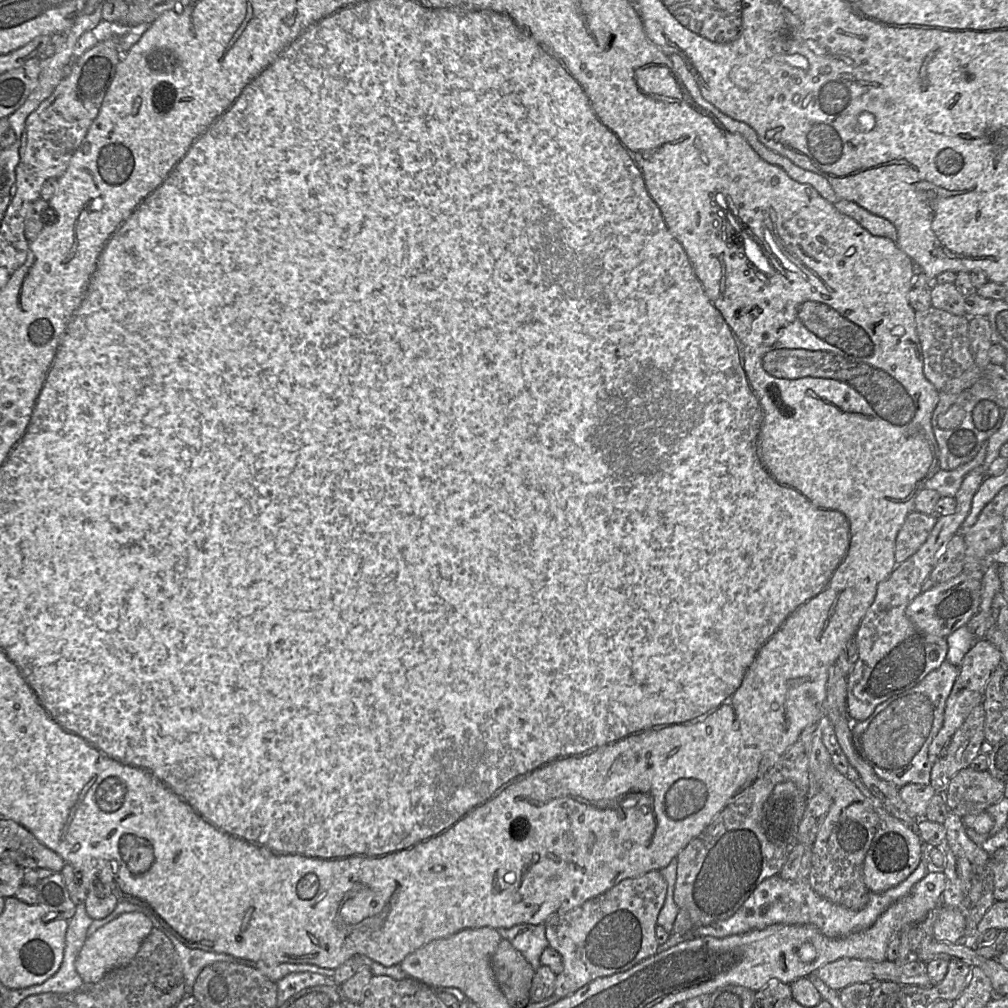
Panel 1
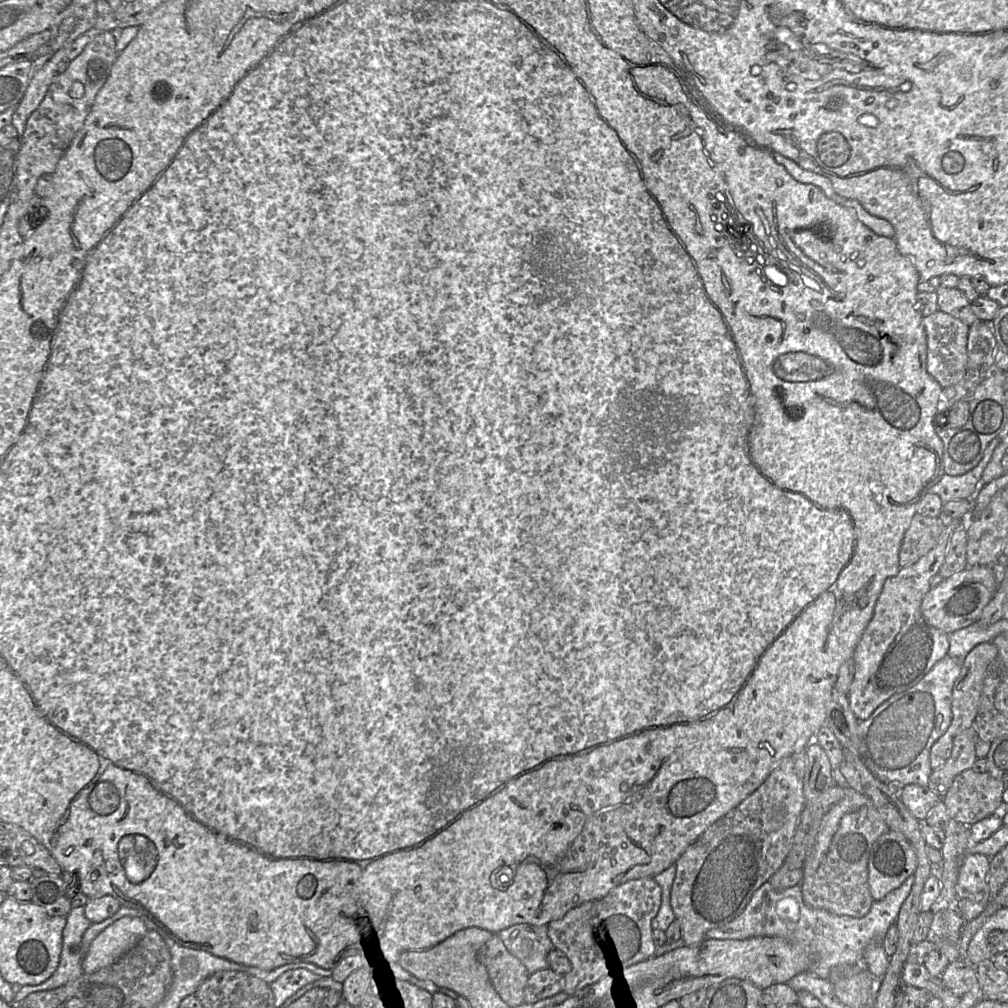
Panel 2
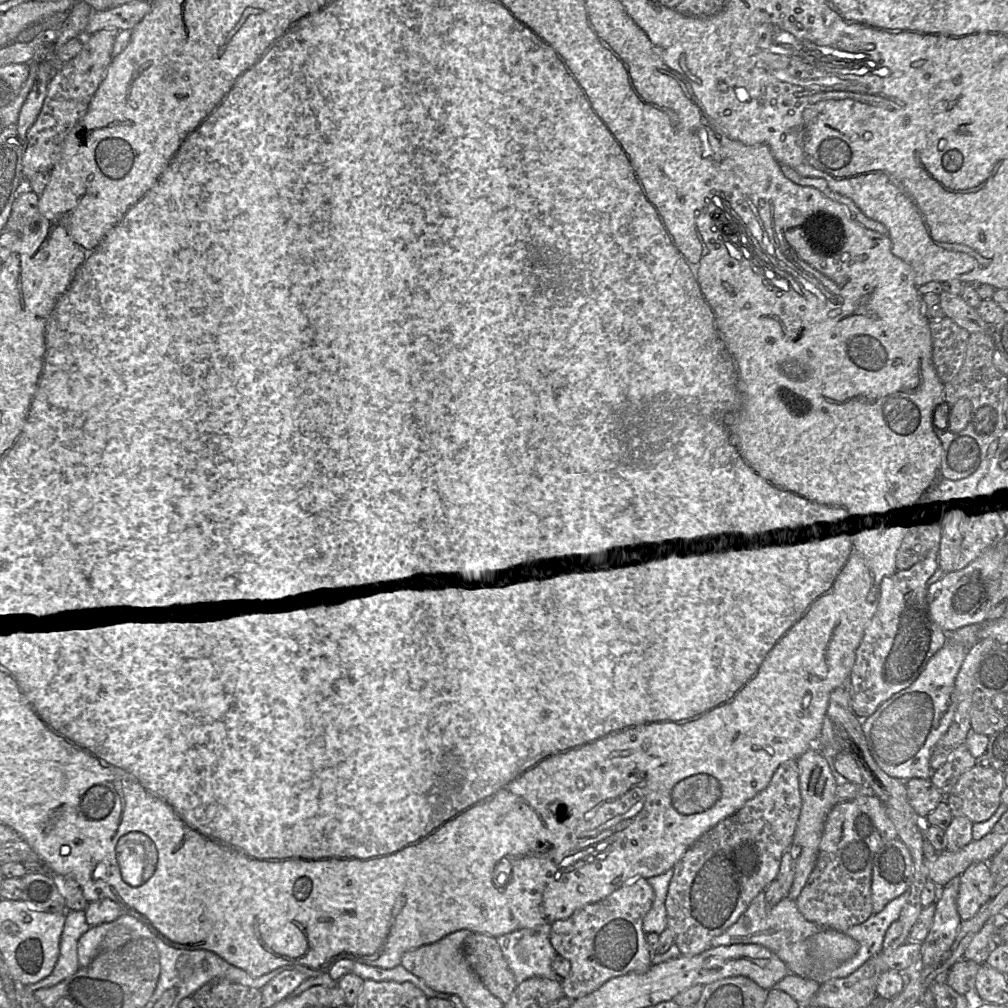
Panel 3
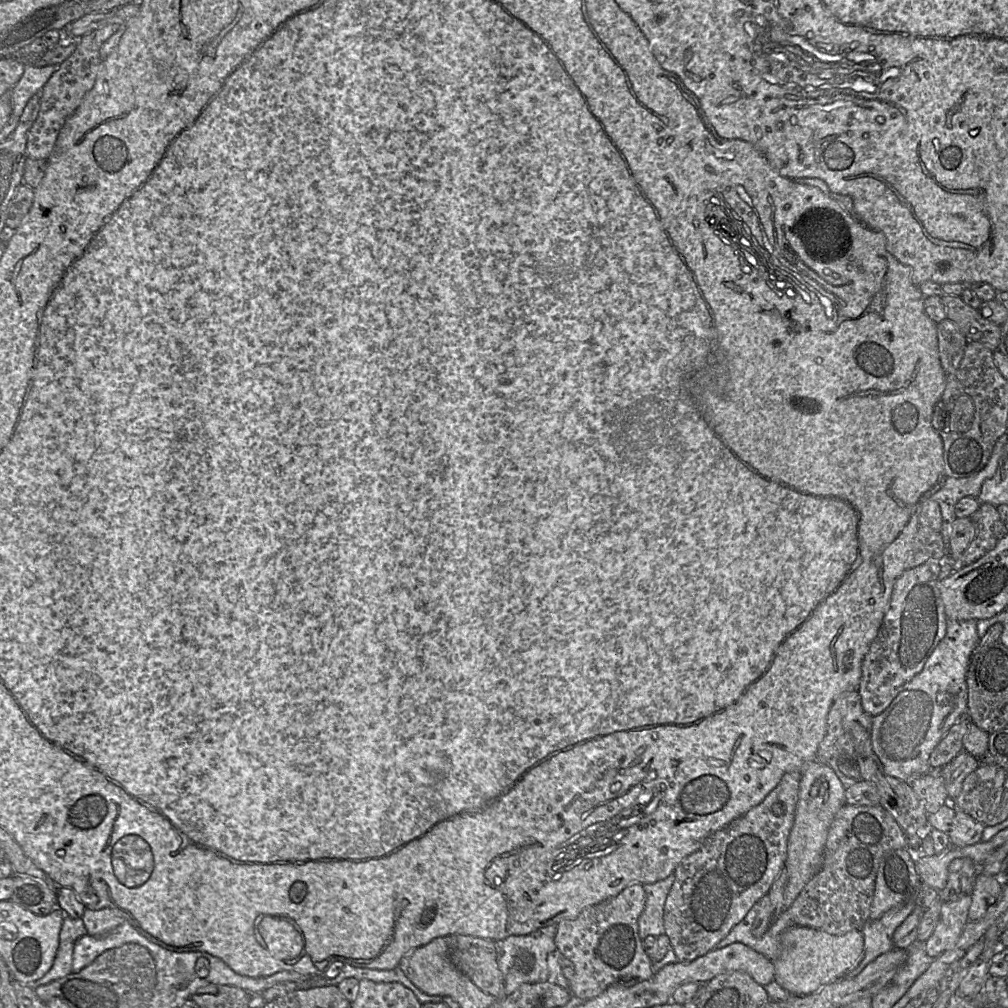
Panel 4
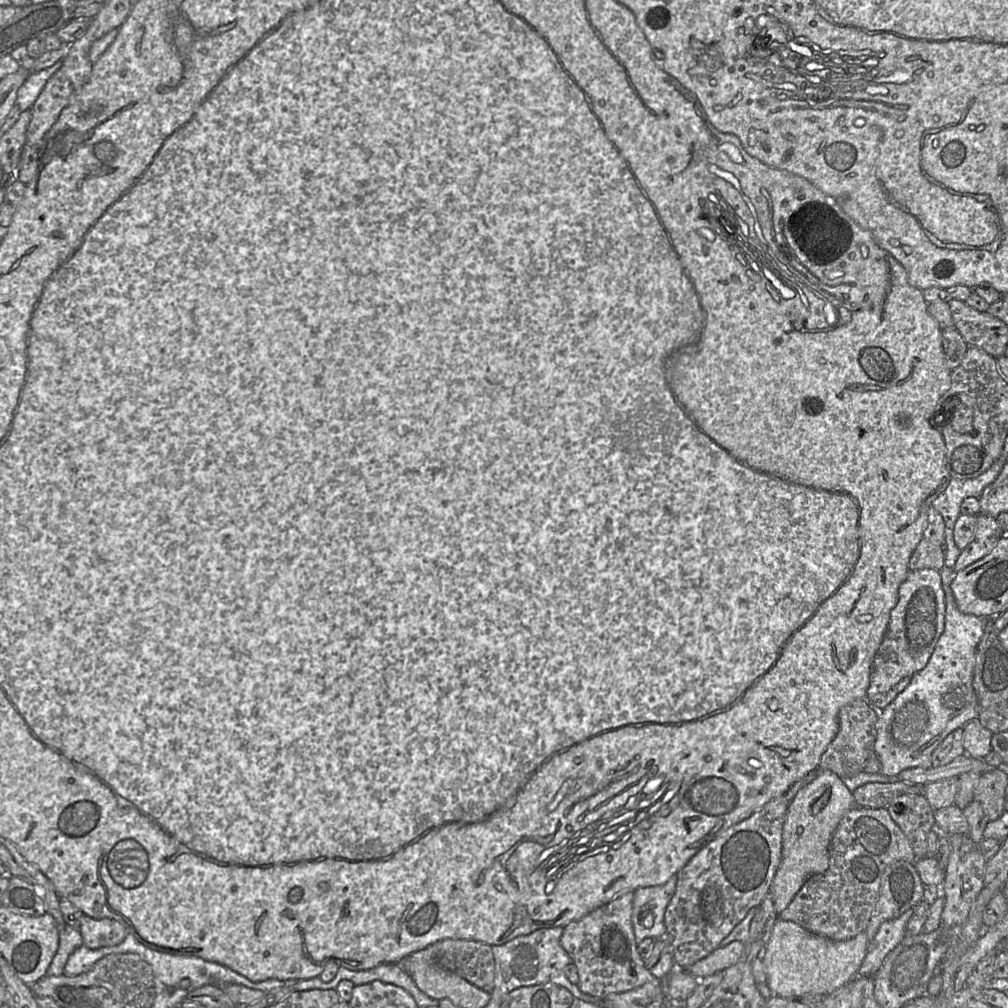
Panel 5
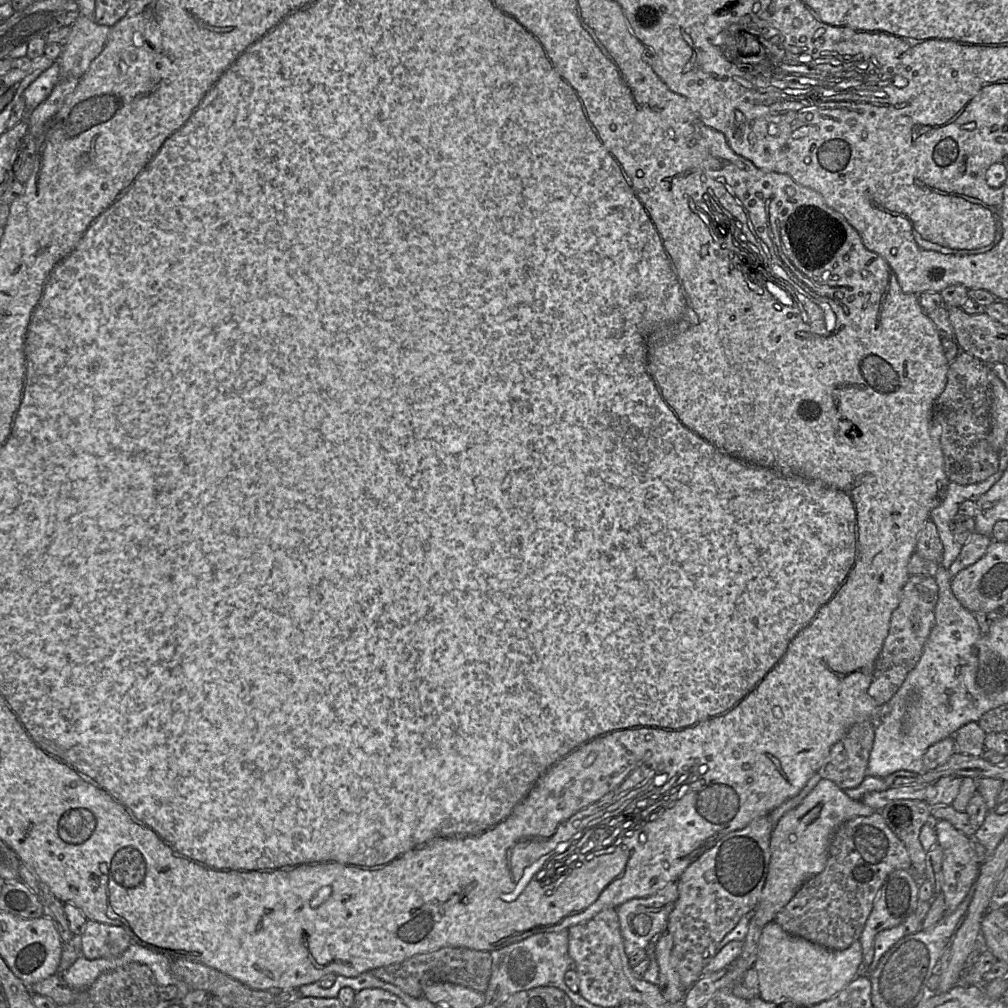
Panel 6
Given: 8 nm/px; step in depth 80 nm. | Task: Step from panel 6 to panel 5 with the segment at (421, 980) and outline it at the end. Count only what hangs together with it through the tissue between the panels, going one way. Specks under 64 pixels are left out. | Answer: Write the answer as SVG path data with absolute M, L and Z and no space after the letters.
M444 939L433 945L440 966L489 994L492 993L495 980L492 946L461 939Z

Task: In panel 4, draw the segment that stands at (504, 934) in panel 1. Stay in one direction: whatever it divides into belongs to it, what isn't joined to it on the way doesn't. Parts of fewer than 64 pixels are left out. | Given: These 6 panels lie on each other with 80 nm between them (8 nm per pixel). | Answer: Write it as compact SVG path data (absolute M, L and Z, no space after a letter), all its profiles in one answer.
M550 925L528 935L510 936L495 942L498 967L504 976L505 996L526 983L549 982L569 991L570 981L563 976L560 964L562 958L566 957L555 945L556 932L557 925Z

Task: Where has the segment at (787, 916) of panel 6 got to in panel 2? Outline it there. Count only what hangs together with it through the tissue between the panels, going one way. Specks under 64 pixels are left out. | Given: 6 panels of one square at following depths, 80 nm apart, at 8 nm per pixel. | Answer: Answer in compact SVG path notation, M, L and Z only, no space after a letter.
M847 785L843 788L844 797L821 820L815 843L804 861L800 886L809 907L838 916L862 918L873 902L868 886L870 852L875 841L890 828L868 796Z

